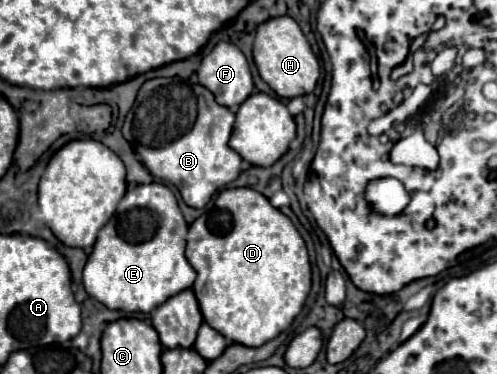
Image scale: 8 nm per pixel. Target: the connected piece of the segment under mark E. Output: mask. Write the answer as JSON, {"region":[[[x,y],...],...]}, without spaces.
{"region":[[[156,181],[150,185],[136,185],[132,191],[128,191],[122,197],[116,215],[98,233],[94,251],[88,257],[88,263],[84,267],[84,277],[82,277],[88,295],[104,303],[108,309],[118,309],[128,313],[150,313],[168,297],[184,289],[190,289],[196,279],[196,271],[184,257],[186,233],[188,233],[188,225],[180,213],[178,201],[170,191],[170,187]]]}

